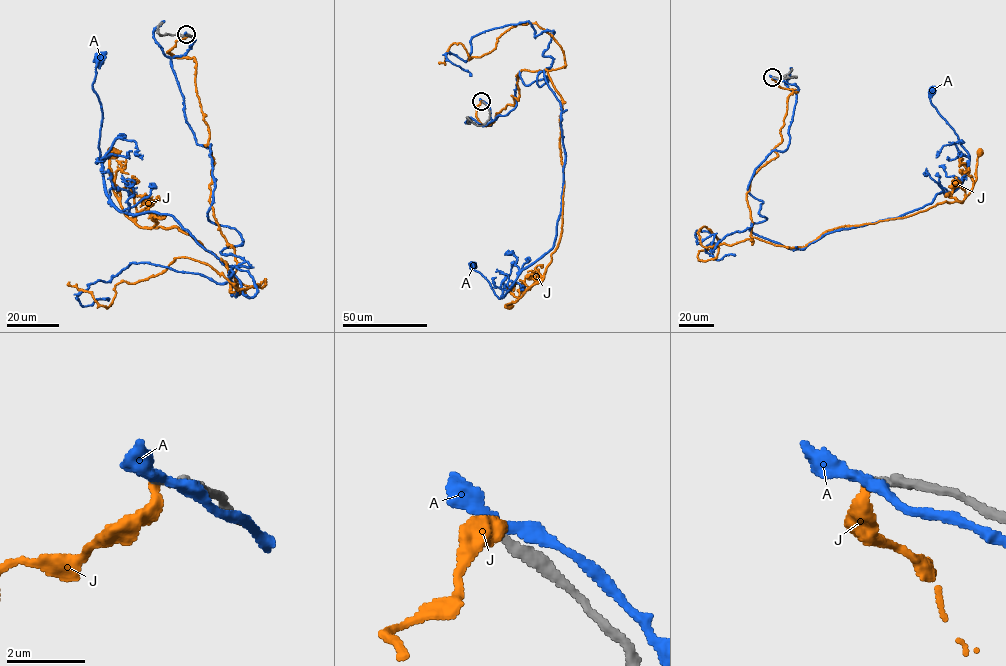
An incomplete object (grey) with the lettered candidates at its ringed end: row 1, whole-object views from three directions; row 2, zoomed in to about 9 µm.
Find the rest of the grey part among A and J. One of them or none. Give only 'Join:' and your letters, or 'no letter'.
Join: no letter

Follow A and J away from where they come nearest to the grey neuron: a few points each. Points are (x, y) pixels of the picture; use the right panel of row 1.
A: (772, 77), (798, 90), (749, 228), (794, 249), (956, 190), (969, 155), (932, 92)
J: (772, 77), (798, 92), (777, 156), (750, 182), (752, 237), (805, 247), (835, 228), (962, 202), (979, 152)

